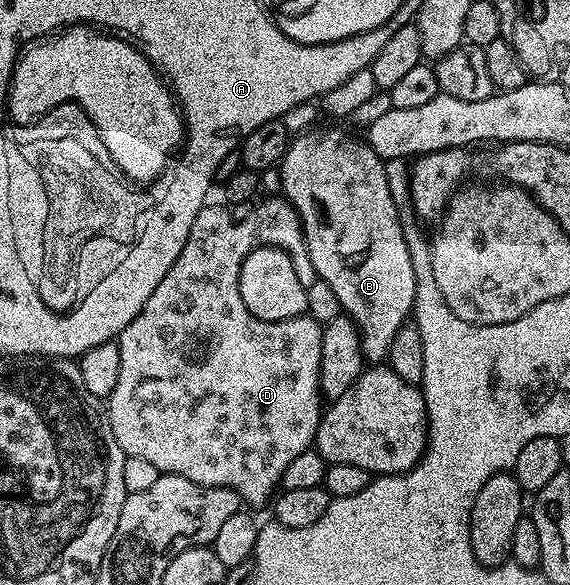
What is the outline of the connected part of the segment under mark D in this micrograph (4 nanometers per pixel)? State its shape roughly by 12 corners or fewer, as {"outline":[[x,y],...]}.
{"outline":[[285,199],[203,204],[116,339],[112,435],[159,474],[281,486],[324,412],[322,325],[240,267]]}

